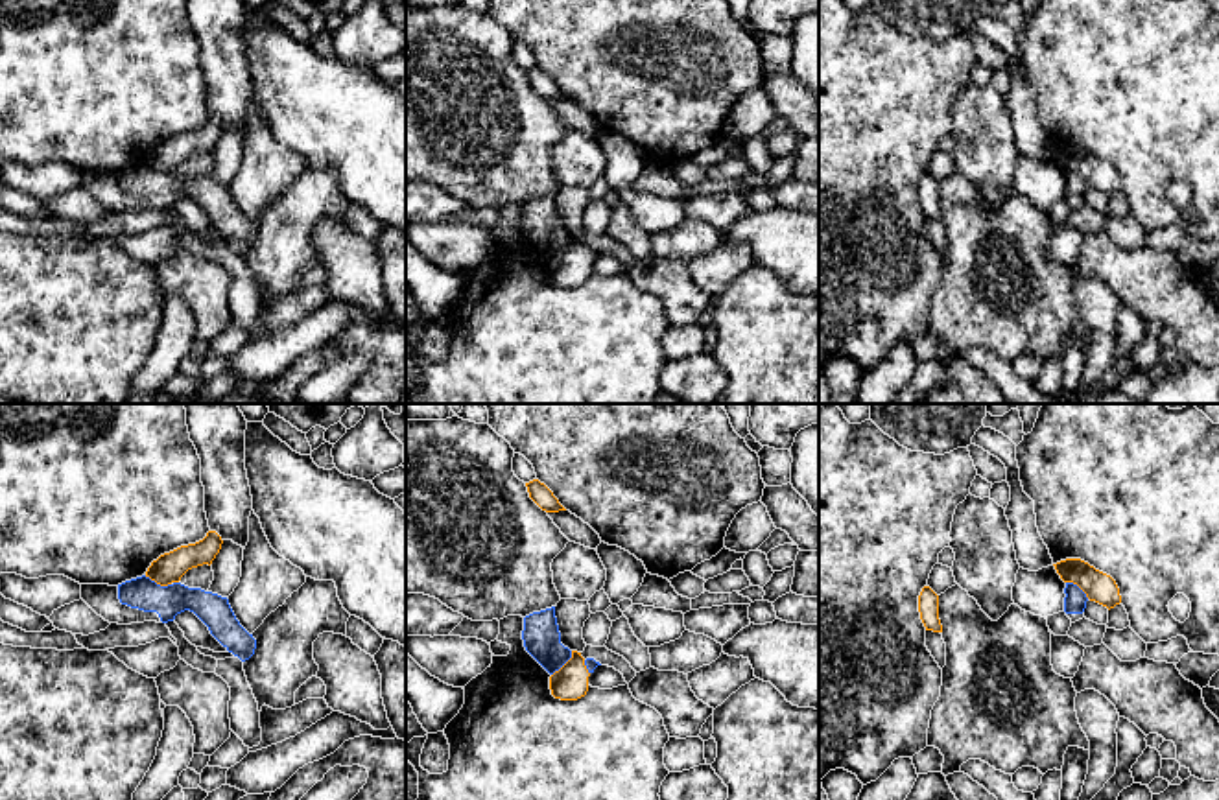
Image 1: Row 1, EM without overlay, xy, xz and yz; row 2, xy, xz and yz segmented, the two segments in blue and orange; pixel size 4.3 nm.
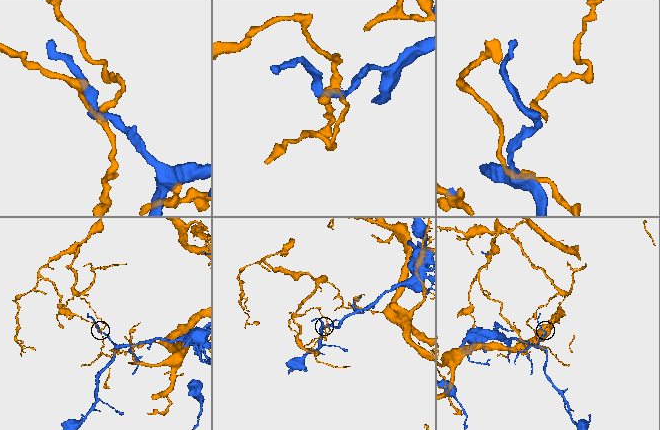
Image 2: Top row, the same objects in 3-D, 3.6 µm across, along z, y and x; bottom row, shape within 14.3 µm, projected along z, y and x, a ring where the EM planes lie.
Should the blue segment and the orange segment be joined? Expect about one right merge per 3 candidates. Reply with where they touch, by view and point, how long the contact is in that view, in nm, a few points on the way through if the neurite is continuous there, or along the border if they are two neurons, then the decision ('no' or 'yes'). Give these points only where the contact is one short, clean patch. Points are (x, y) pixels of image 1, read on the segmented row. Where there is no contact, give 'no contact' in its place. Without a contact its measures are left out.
contact xy (155, 583); length 130 nm; no

